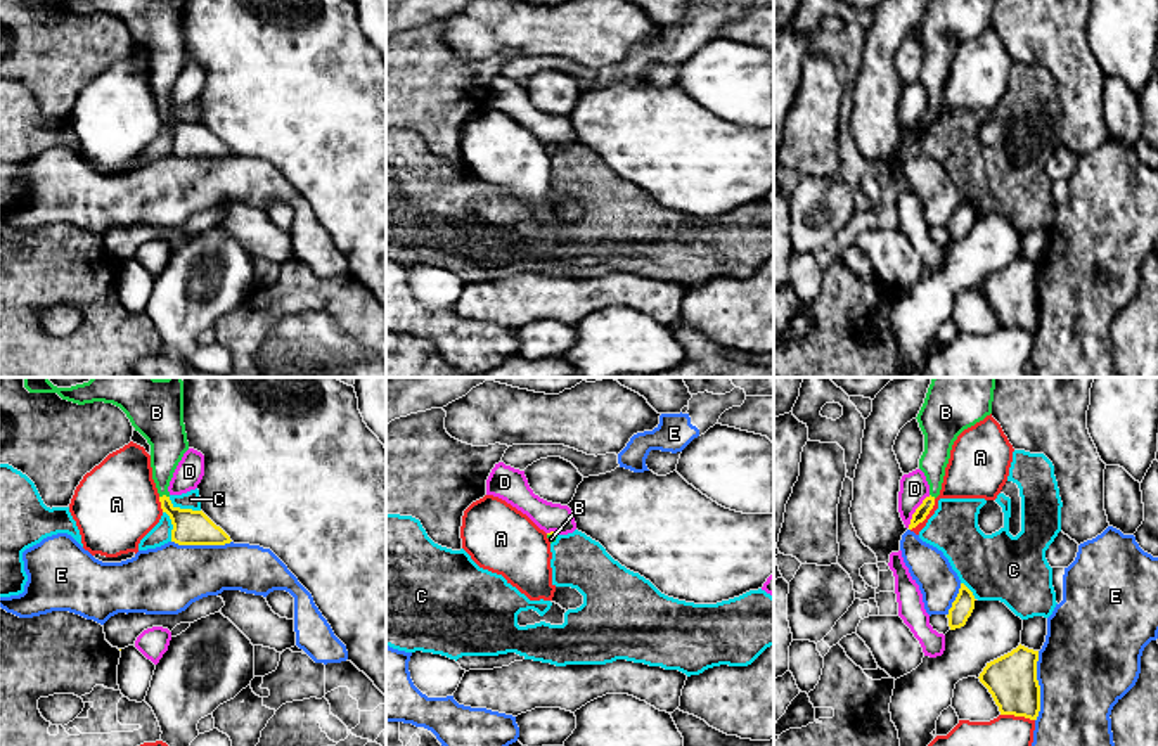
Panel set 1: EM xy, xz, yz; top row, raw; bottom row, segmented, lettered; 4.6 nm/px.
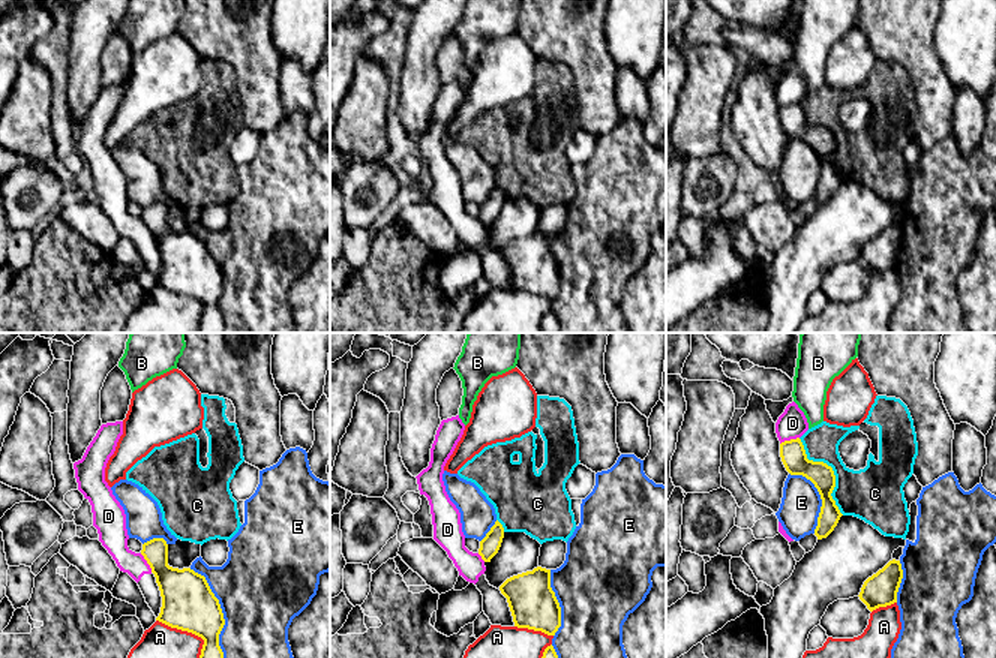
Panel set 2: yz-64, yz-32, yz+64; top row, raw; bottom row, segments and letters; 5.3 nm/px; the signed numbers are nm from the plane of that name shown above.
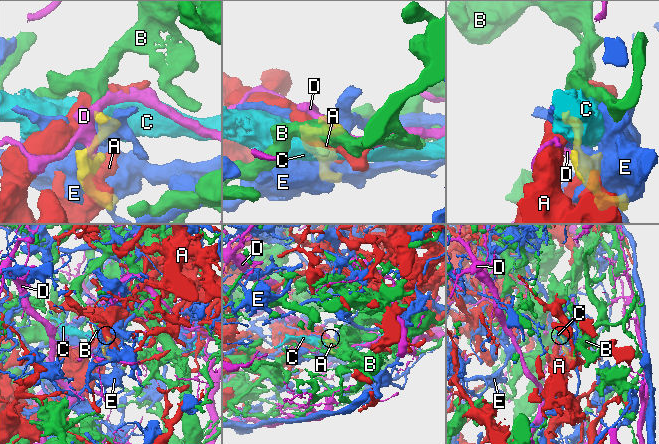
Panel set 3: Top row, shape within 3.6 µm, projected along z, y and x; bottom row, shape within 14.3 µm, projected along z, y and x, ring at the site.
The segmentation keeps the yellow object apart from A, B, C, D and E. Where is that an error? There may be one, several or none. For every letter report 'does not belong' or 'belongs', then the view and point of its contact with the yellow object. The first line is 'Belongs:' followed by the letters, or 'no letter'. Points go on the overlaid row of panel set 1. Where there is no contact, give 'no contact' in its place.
Belongs: B
A: does not belong; contact yz (926, 514)
B: belongs; contact xy (163, 495)
C: does not belong; contact xy (184, 509)
D: does not belong; contact yz (916, 511)
E: does not belong; contact yz (1039, 686)

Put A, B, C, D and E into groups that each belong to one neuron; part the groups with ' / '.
A / B / C / D / E

